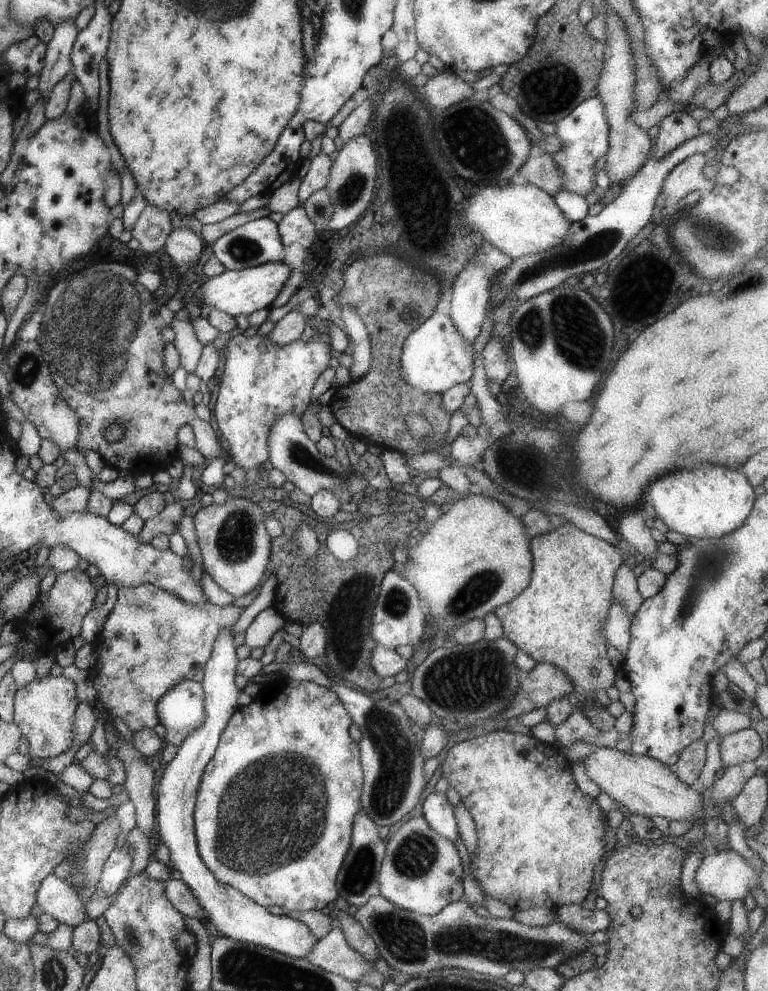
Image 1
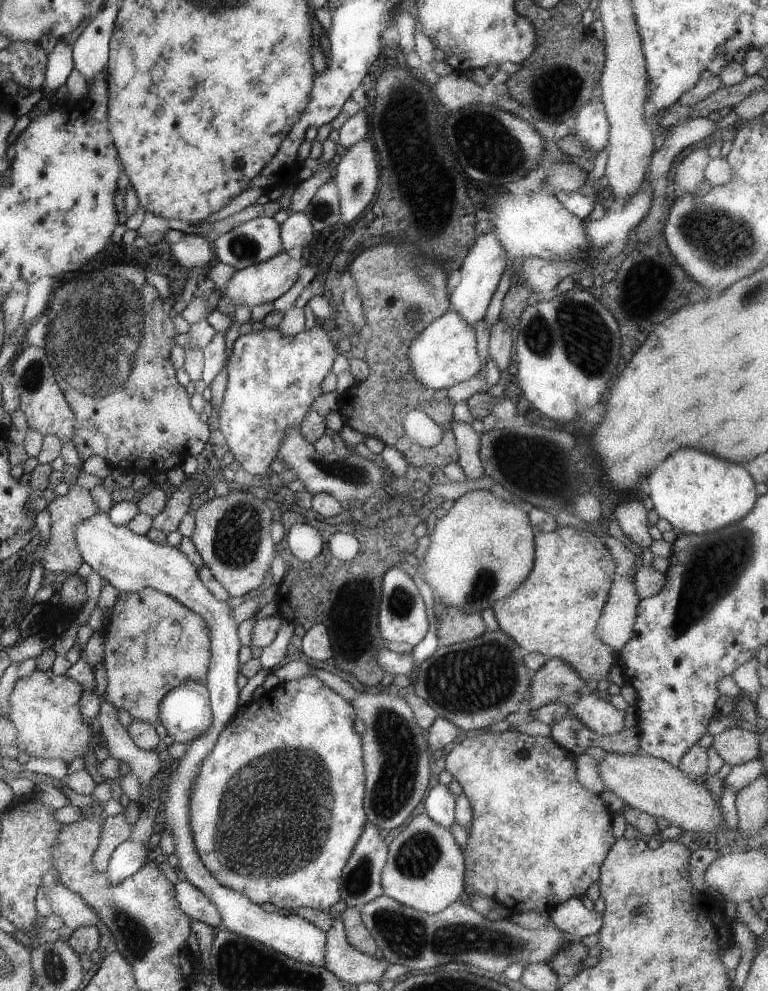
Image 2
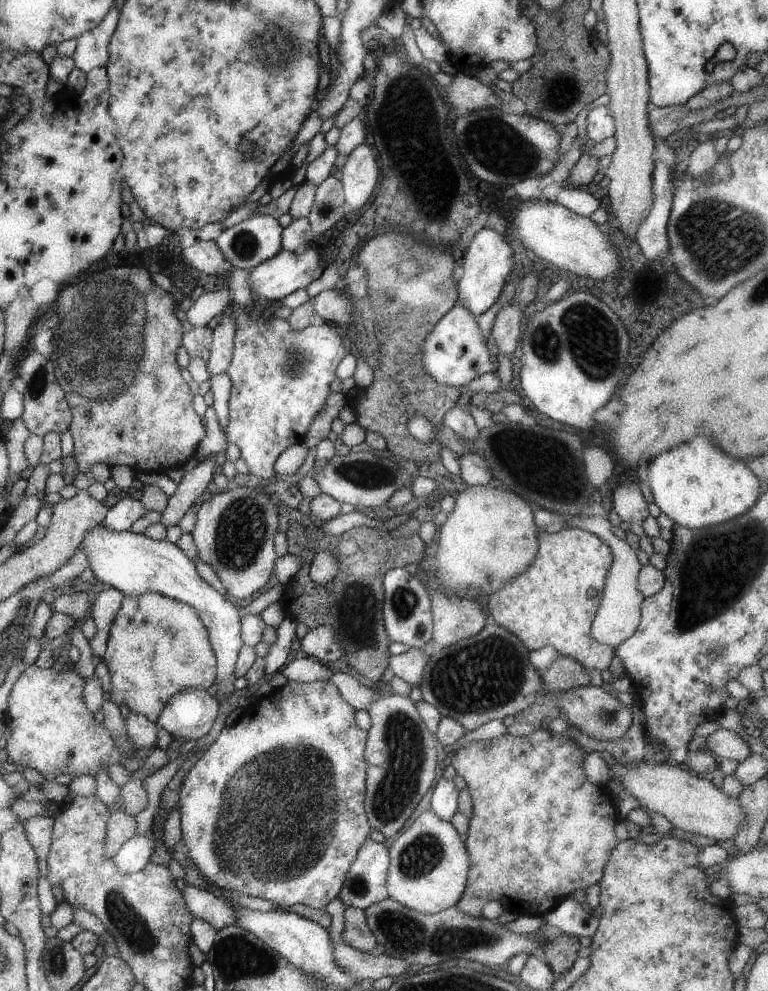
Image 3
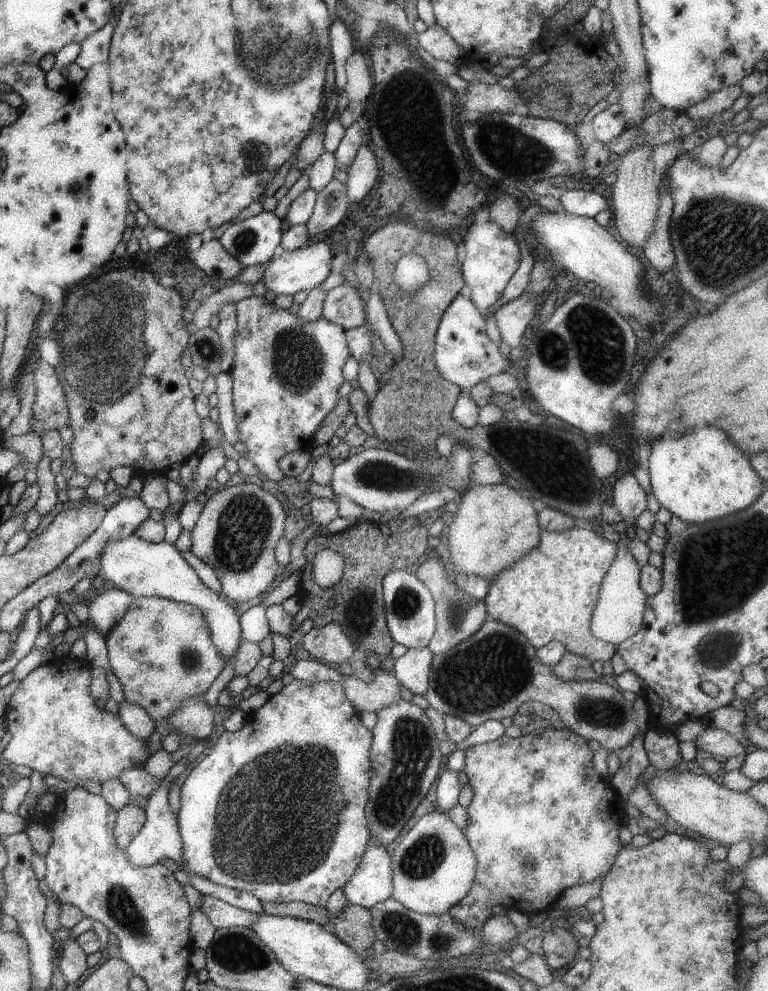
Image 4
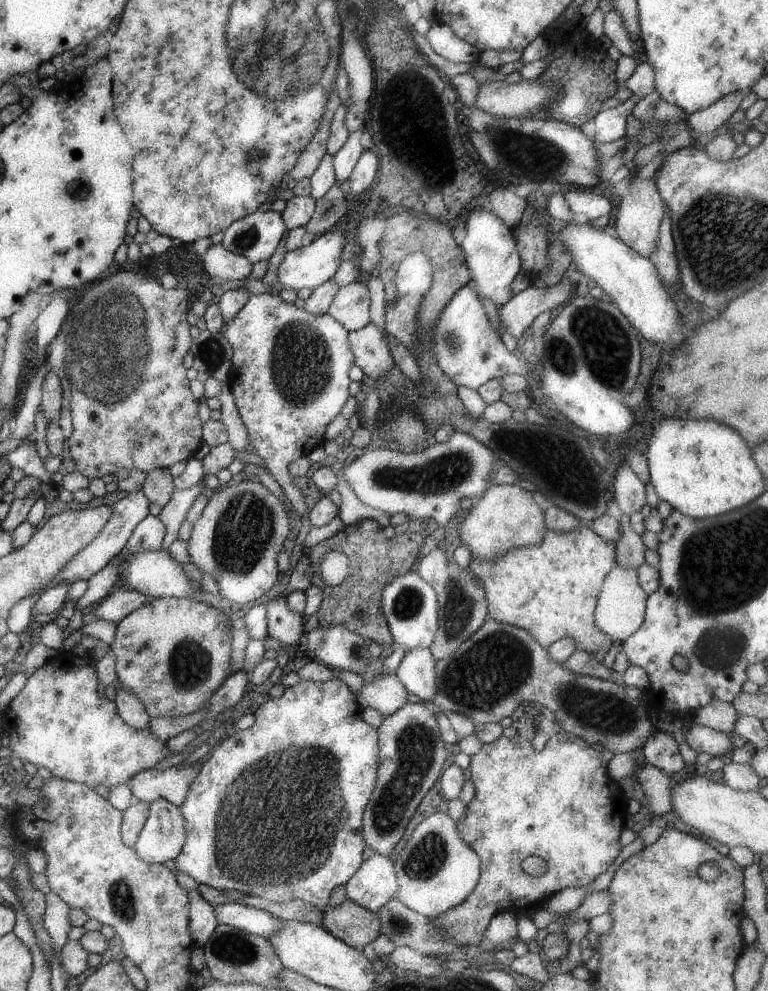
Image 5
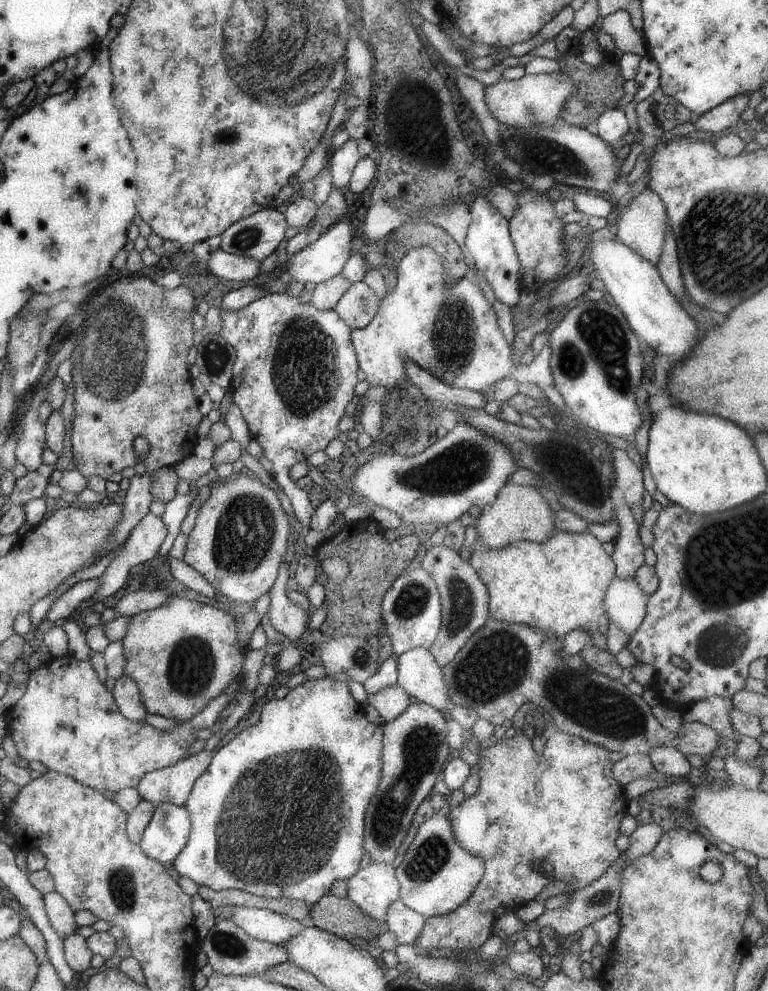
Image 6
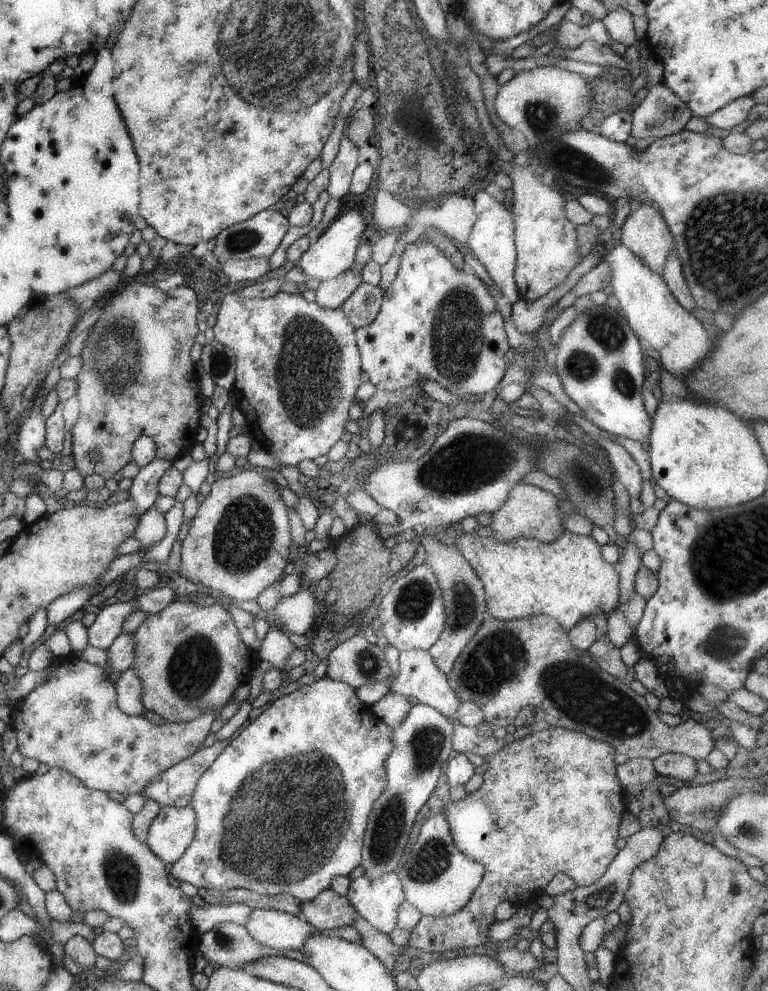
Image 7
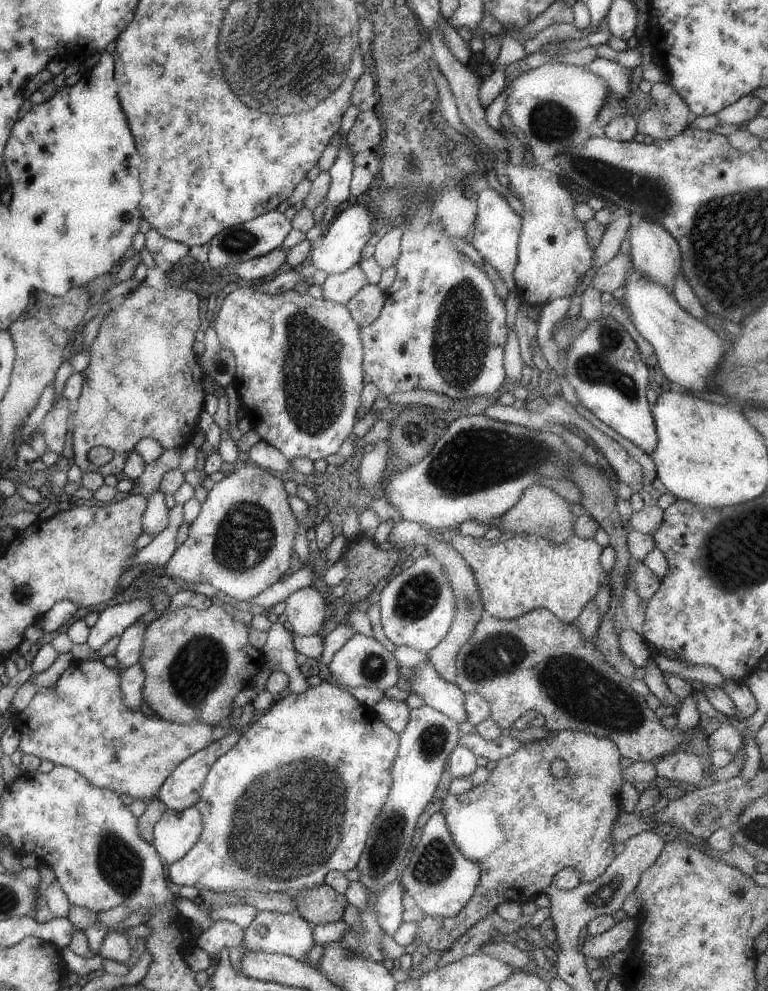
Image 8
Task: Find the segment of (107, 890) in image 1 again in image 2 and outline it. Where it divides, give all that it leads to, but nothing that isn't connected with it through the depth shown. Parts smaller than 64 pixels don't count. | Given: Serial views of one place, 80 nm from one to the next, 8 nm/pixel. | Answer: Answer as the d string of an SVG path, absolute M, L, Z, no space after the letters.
M123 841L117 845L117 848L109 857L105 876L112 884L117 884L145 864L146 852L148 848L144 847L139 841Z

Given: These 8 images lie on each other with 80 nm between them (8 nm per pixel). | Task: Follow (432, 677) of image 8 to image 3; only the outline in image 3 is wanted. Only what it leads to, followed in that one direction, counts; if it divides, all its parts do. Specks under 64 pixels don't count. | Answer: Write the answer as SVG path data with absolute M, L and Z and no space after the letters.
M408 647L398 655L391 654L386 668L410 684L411 688L419 688L427 659L428 656L423 653L423 649Z

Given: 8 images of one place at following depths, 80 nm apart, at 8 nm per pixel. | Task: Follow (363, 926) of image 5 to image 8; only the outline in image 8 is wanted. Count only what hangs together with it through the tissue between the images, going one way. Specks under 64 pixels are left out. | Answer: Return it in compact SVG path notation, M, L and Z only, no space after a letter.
M324 883L291 894L296 904L295 913L311 927L341 919L348 905L345 895L340 895Z

